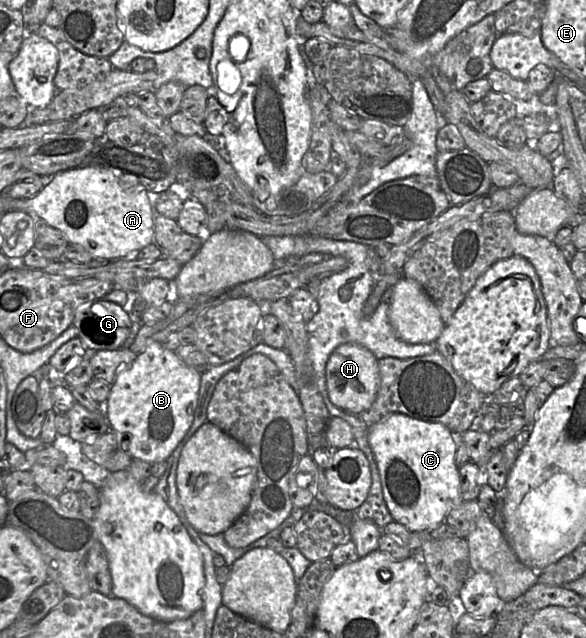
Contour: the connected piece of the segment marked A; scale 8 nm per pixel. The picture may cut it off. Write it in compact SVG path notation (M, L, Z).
M89 166L59 172L52 178L47 179L46 185L43 187L43 189L34 197L27 199L27 205L37 214L39 218L45 220L50 226L63 232L70 243L82 245L97 261L109 262L117 259L131 257L139 250L154 242L153 197L154 196L150 194L145 185L141 183L141 181L133 174L124 172L118 168Z

